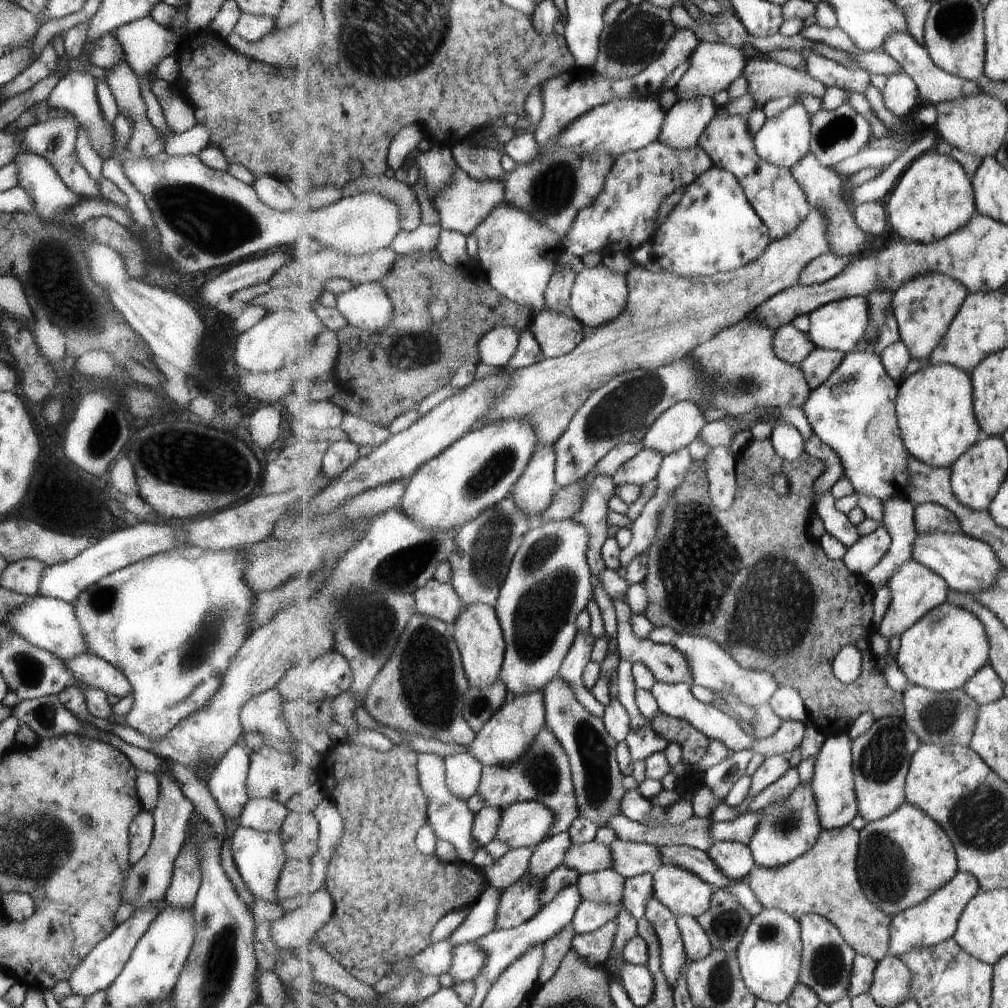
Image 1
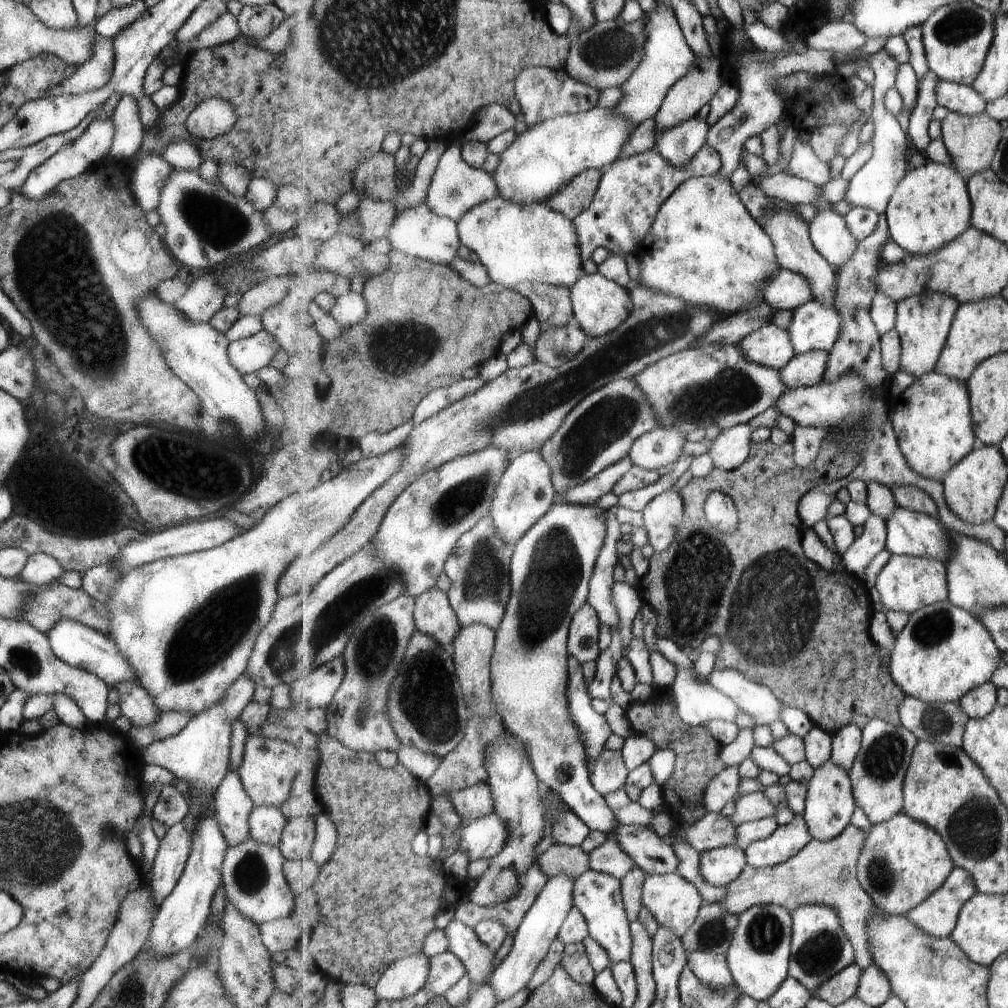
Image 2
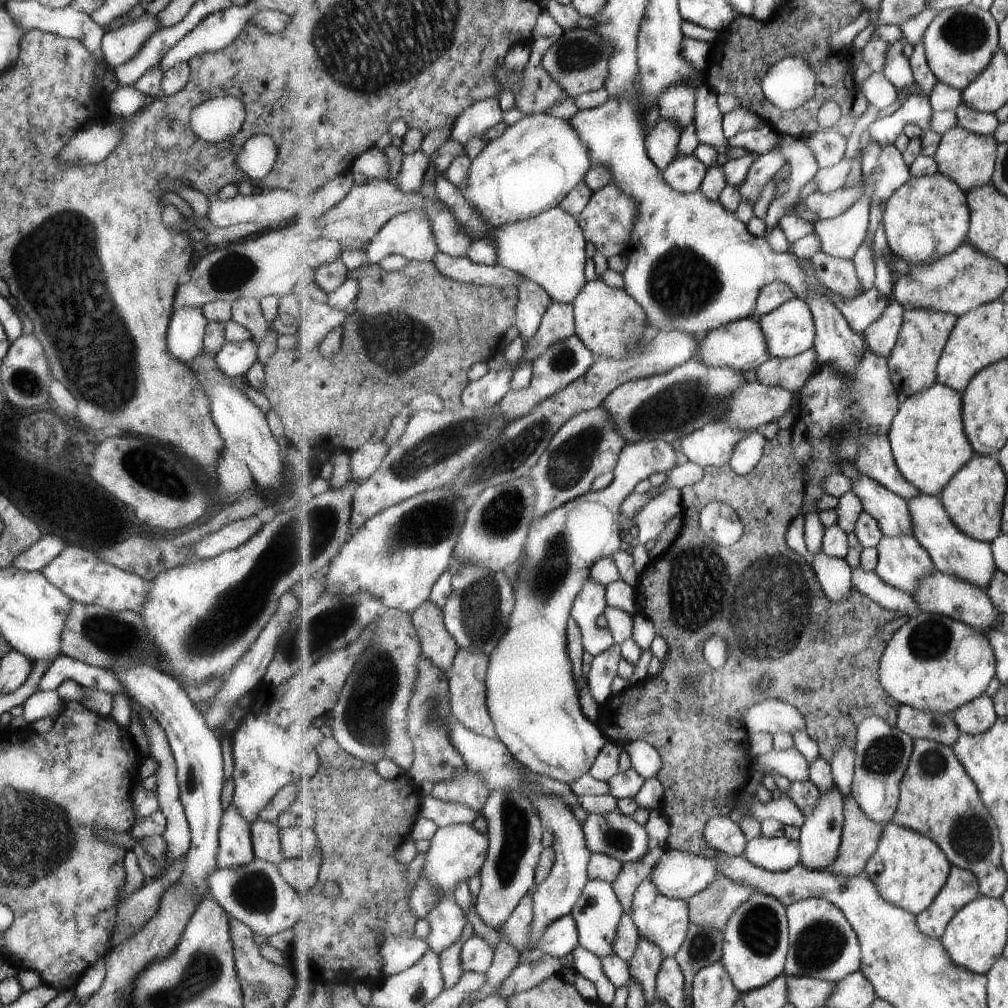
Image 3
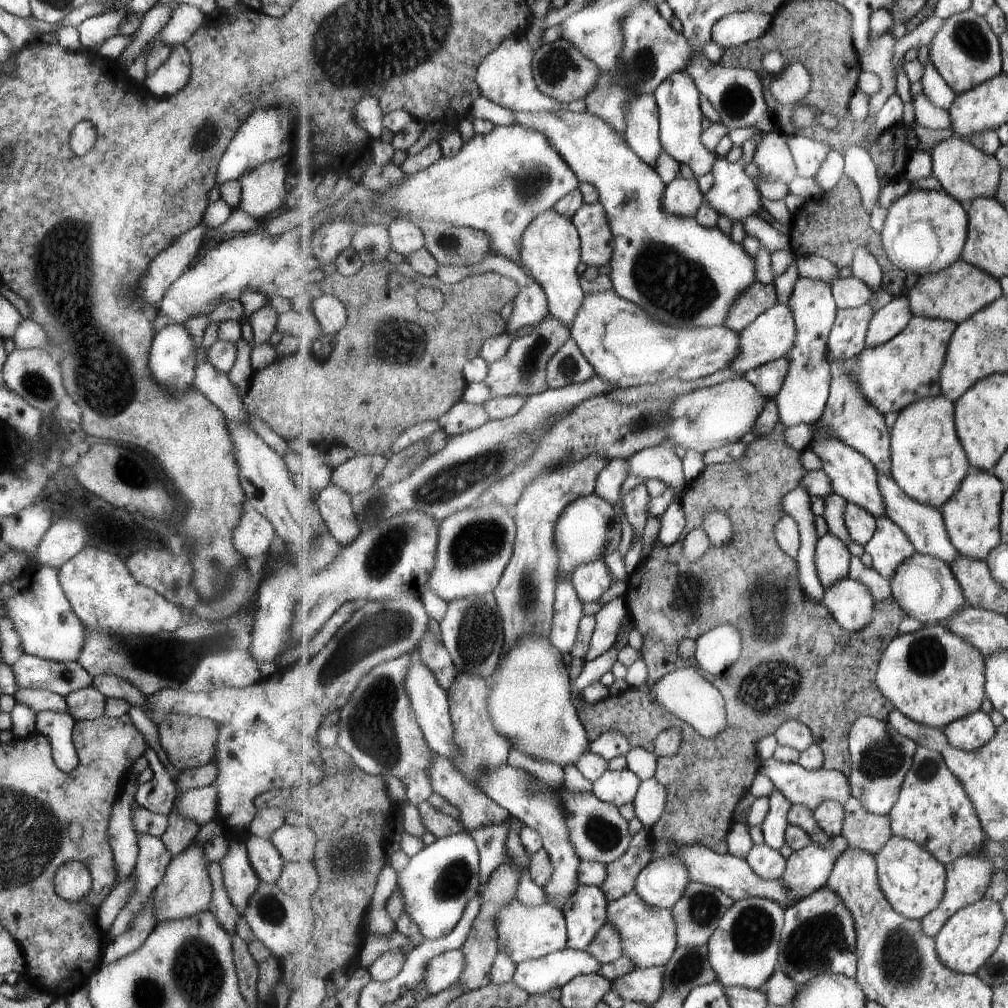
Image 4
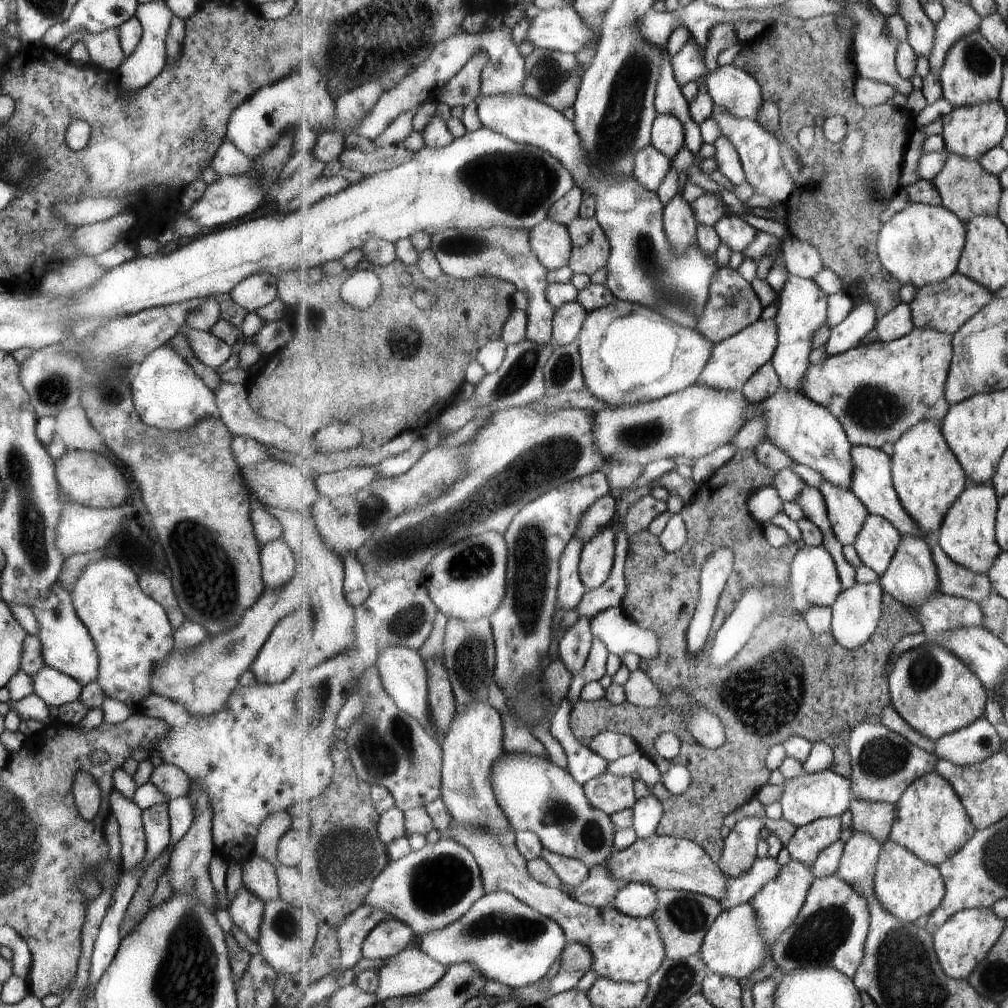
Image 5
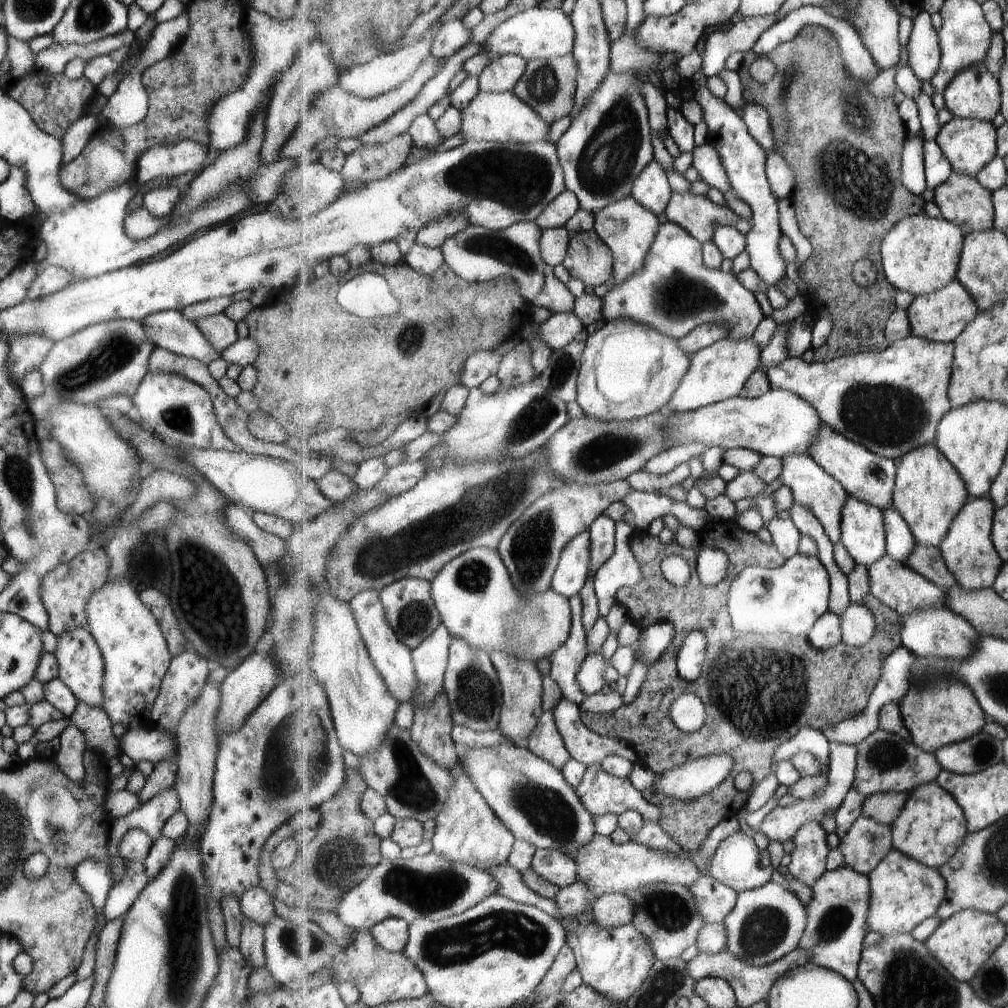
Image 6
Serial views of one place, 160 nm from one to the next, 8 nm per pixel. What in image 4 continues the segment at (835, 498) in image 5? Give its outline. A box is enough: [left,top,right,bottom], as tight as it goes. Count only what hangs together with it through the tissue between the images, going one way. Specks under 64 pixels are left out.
[845,503,877,547]

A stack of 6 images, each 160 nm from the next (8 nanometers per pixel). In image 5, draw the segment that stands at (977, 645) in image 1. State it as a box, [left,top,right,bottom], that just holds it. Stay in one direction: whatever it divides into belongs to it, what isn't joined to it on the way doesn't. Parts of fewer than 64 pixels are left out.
[887,641,988,741]

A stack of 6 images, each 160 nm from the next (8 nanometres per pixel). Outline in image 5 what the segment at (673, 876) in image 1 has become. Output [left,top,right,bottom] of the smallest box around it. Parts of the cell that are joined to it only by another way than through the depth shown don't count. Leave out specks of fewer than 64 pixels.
[445,824,668,982]

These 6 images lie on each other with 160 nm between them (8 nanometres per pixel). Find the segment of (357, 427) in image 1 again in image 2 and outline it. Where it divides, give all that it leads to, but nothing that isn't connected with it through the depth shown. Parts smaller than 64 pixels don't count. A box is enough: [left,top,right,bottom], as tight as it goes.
[357,419,413,458]

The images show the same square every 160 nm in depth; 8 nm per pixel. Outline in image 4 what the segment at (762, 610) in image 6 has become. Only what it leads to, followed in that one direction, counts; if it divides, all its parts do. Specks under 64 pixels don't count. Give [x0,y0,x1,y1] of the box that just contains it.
[695,533,852,675]

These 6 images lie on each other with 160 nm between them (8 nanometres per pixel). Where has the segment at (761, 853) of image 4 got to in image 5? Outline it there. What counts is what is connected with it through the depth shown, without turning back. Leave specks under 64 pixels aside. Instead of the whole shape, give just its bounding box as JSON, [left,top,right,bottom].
[721,856,781,911]

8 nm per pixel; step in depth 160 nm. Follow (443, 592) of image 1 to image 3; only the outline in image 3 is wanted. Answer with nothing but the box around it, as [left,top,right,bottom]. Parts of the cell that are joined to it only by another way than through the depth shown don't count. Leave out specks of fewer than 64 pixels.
[412,600,460,672]

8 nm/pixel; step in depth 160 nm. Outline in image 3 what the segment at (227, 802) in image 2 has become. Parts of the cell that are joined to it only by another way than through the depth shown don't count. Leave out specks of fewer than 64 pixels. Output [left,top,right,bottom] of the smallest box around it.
[217,802,253,869]

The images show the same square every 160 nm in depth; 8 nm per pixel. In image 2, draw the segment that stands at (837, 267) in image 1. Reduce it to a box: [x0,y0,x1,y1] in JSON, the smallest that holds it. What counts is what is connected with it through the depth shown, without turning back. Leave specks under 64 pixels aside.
[765,269,813,311]

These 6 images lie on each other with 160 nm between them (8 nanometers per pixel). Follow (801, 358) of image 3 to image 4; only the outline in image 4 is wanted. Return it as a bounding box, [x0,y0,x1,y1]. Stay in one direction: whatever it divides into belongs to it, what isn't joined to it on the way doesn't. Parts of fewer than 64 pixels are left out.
[743,357,789,399]

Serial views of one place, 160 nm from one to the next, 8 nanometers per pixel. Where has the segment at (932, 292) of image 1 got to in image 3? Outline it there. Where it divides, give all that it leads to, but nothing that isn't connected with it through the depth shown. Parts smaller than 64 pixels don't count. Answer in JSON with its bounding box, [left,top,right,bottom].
[887,308,960,398]

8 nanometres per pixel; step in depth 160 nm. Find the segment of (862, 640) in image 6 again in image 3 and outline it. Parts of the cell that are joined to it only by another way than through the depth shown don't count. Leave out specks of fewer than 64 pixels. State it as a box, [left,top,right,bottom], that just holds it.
[812,550,854,602]

